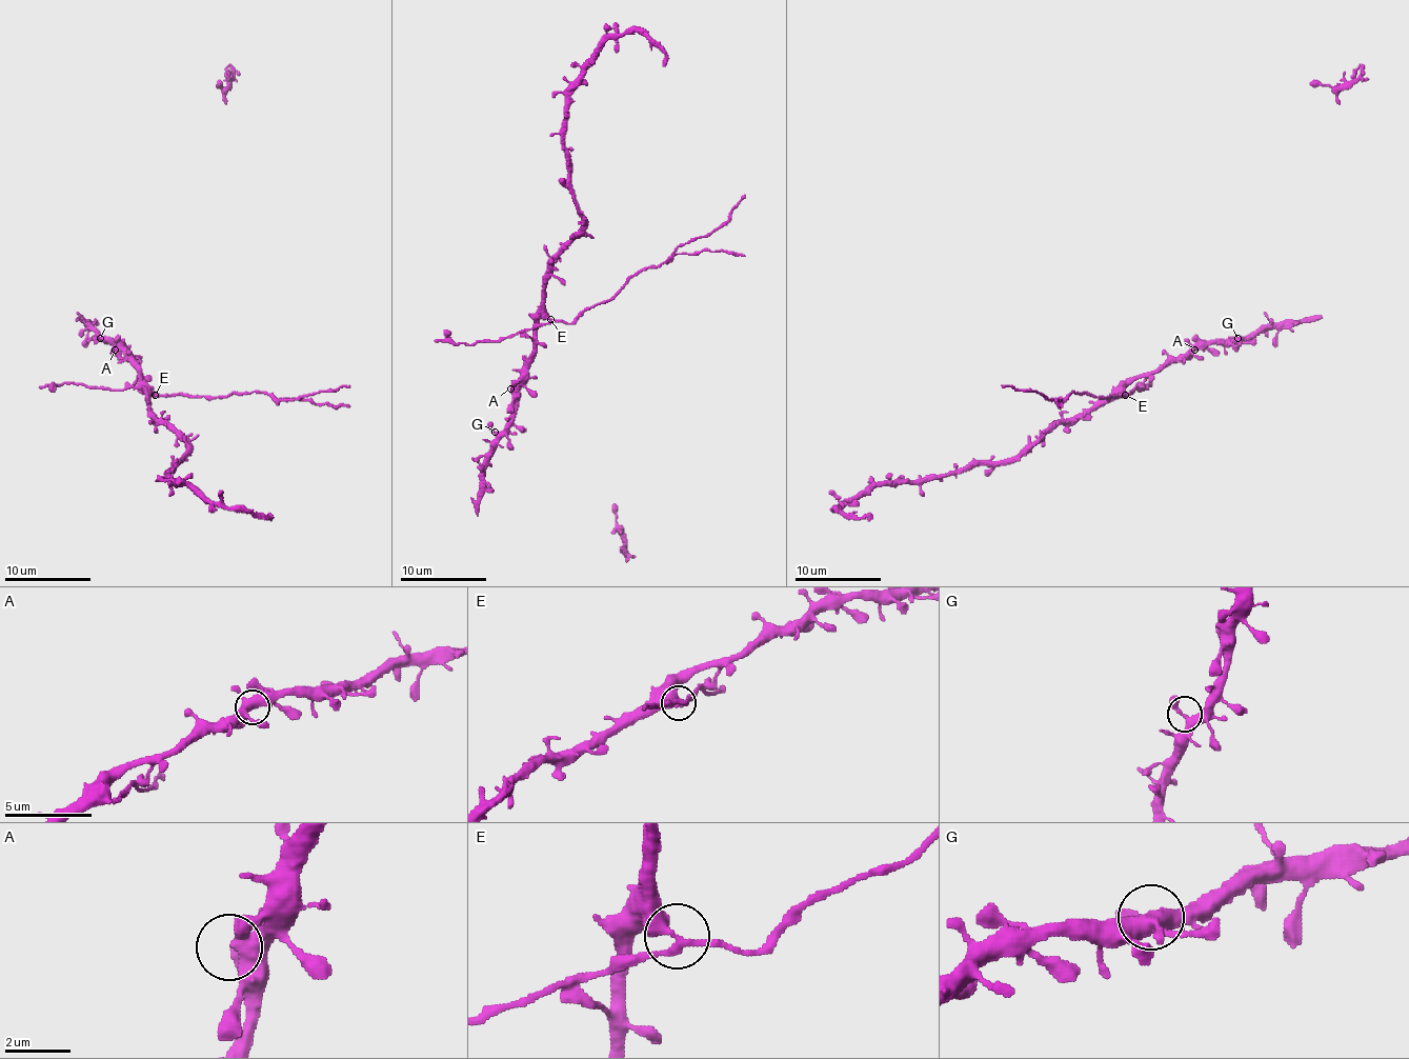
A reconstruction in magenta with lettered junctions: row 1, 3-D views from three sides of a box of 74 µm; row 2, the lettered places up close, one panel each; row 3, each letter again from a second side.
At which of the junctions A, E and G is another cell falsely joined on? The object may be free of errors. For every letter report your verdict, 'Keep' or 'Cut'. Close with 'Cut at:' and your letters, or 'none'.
A: Keep
E: Cut
G: Keep
Cut at: E

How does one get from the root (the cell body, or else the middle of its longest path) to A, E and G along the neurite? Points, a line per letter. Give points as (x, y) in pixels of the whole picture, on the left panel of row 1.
A: (134, 362), (127, 362), (115, 350)
E: (134, 362), (138, 379), (156, 394)
G: (134, 362), (119, 342), (100, 338)

